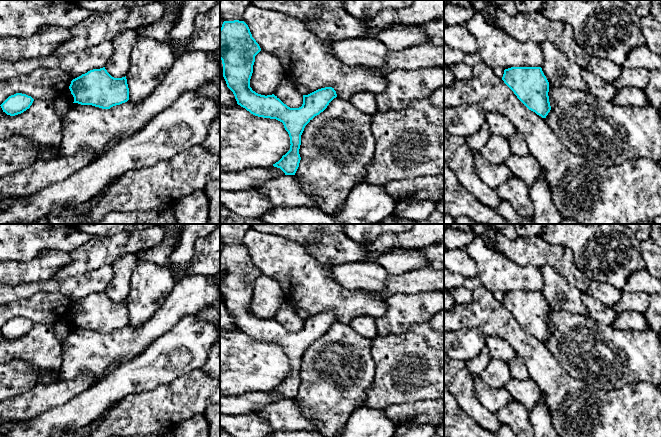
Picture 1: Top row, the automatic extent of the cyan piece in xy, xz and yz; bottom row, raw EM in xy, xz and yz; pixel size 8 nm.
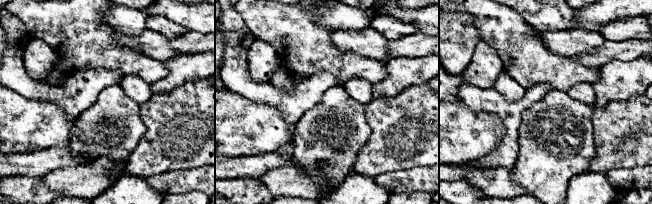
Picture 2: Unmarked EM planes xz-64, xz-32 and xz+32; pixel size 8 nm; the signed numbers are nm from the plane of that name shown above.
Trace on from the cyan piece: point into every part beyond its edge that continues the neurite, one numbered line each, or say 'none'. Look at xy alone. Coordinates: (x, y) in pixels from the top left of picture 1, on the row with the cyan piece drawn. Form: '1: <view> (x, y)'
none

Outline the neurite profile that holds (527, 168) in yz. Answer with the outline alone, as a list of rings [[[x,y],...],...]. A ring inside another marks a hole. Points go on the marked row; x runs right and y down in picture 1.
[[[529,153],[526,156],[511,154],[506,162],[512,174],[520,178],[530,188],[541,174],[538,161]]]

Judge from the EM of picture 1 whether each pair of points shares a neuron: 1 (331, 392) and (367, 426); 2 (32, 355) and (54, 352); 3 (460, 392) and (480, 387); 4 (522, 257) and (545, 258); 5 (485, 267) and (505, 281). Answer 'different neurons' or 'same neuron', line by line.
1: different neurons
2: same neuron
3: different neurons
4: same neuron
5: same neuron

